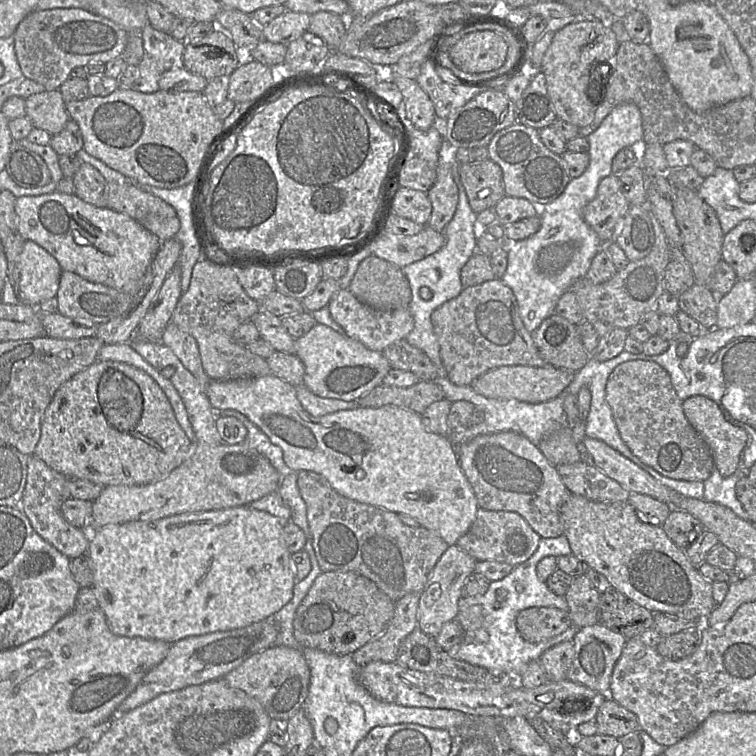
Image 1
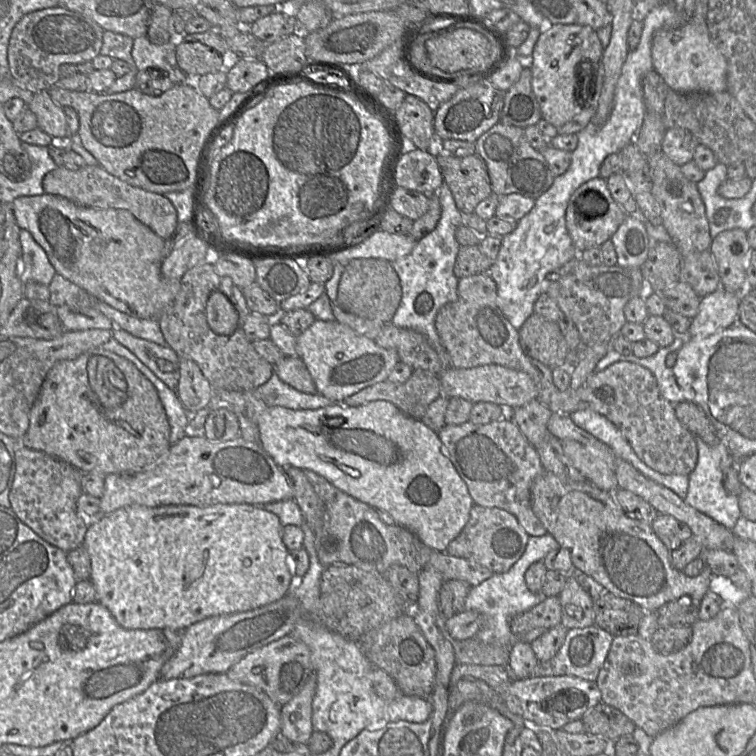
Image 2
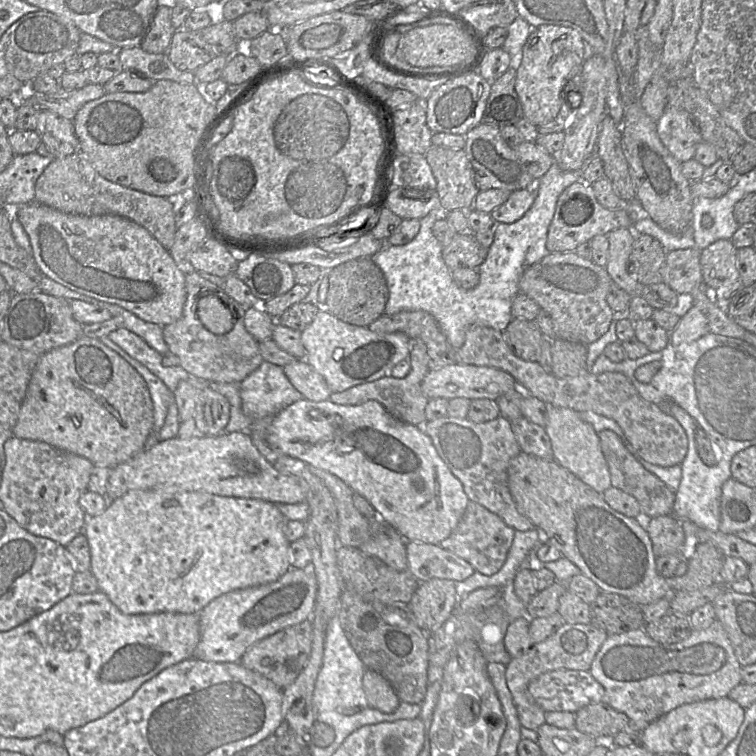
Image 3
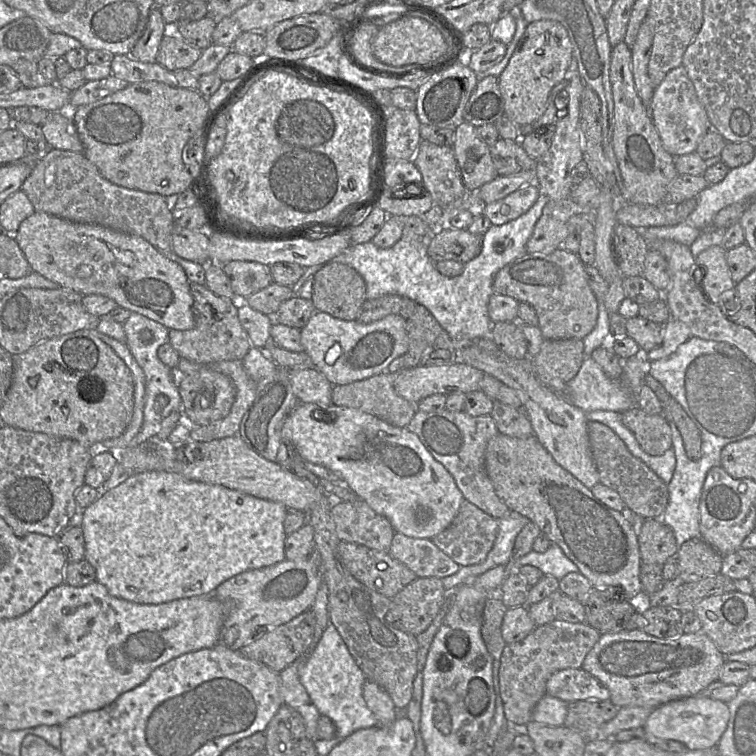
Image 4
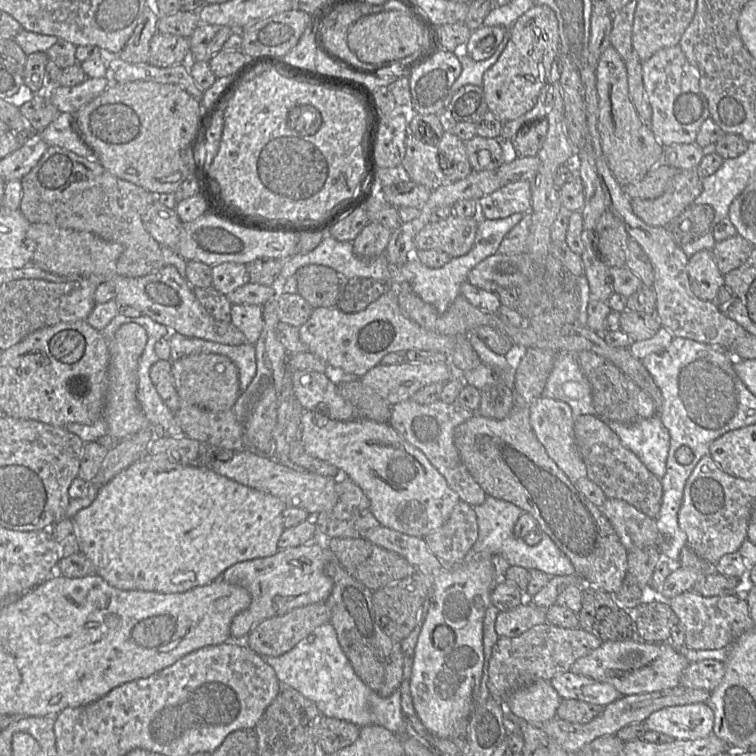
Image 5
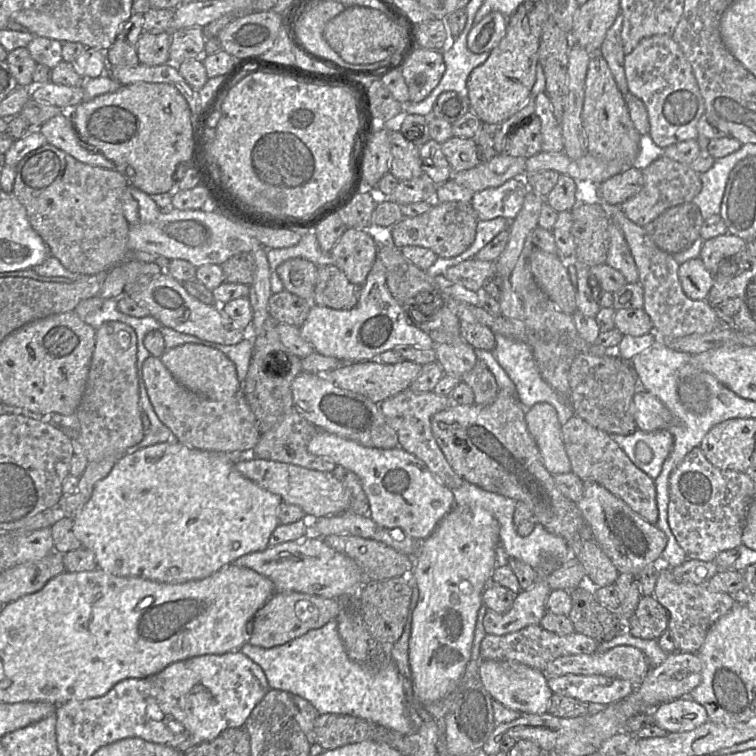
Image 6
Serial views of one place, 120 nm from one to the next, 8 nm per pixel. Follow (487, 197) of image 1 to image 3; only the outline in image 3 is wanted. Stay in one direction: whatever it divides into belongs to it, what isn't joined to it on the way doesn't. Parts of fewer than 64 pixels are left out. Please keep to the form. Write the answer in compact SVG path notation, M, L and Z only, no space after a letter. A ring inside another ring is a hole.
M432 145L424 156L437 184L435 194L432 194L431 190L427 190L427 193L431 196L436 195L440 205L447 211L471 209L479 190L475 184L473 167L465 151Z

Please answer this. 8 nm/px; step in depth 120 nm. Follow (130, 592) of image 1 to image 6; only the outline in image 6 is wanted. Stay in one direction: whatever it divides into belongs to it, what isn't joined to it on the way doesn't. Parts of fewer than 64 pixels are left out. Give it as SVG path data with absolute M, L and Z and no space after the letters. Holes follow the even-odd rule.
M170 438L167 442L126 452L120 456L110 473L94 485L89 500L72 516L72 531L81 542L82 547L94 553L97 568L113 576L139 577L161 583L176 584L207 578L246 554L266 550L269 547L270 536L280 525L278 510L282 499L245 478L237 471L235 463L230 461L225 453L232 452L199 450Z

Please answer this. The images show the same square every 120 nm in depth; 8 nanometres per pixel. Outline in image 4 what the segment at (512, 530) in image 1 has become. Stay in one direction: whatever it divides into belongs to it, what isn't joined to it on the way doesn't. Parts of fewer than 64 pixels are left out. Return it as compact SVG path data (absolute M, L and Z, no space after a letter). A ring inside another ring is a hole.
M463 500L459 511L443 532L432 538L432 542L460 566L470 566L484 561L493 548L498 534L498 519L485 513L473 503Z

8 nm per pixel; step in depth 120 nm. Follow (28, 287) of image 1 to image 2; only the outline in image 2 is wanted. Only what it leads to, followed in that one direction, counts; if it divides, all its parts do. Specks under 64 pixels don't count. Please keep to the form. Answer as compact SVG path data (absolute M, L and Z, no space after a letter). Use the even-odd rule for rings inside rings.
M20 229L19 239L21 244L21 282L24 284L35 281L49 286L56 271L51 265L46 252L34 240L31 233L25 229Z

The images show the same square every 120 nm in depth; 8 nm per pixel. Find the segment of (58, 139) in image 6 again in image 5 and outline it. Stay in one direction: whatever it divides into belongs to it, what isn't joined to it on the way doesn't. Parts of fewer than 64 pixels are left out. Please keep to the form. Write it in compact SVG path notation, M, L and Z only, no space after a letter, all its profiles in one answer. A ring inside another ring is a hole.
M59 112L54 120L40 132L49 146L65 148L79 156L93 158L93 152L80 140L74 128L74 114Z

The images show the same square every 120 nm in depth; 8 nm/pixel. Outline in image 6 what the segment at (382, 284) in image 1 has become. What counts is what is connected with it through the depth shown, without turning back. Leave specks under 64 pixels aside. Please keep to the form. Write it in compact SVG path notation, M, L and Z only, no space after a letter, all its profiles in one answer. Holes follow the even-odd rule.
M293 258L280 264L276 273L285 291L313 303L318 276L317 265L303 258Z

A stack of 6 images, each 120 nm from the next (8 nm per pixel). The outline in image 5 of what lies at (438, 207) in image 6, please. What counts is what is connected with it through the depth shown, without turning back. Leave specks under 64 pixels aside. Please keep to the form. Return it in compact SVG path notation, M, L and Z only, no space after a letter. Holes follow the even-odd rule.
M451 215L429 222L415 237L416 249L442 251L452 258L464 256L474 247L478 226L473 218Z

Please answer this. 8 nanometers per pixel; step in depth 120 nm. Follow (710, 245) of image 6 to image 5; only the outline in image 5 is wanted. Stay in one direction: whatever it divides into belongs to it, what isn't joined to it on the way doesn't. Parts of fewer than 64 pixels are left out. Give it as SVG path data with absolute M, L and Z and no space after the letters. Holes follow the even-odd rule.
M737 234L717 241L711 252L718 269L725 275L745 263L753 246L748 240Z

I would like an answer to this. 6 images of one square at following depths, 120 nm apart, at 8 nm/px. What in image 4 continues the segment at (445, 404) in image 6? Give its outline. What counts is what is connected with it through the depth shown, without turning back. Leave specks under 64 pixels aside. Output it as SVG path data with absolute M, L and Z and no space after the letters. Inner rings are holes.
M418 410L406 427L416 434L432 456L453 476L465 500L473 503L495 519L509 515L511 511L497 496L486 472L485 452L489 441L499 434L490 415L470 416L465 411L427 413Z

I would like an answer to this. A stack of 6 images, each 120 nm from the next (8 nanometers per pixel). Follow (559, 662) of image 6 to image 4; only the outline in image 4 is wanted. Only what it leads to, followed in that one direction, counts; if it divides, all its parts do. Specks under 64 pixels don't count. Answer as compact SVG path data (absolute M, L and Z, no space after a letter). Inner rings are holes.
M635 629L601 635L586 655L581 668L608 688L609 700L618 708L635 706L657 708L669 701L698 695L710 684L719 681L719 674L725 662L725 655L702 631L683 633L676 638L657 638L641 629Z

